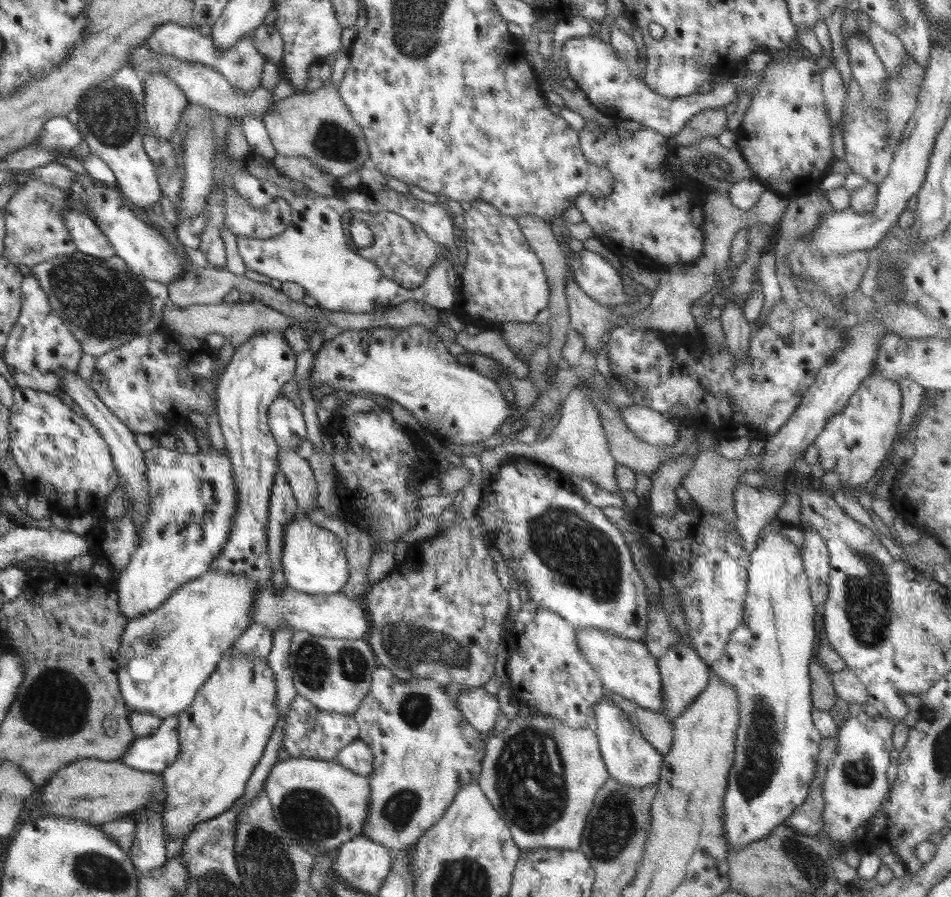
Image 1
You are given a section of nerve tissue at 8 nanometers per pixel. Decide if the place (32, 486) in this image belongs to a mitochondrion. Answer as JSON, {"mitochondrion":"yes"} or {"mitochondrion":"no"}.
{"mitochondrion":"no"}

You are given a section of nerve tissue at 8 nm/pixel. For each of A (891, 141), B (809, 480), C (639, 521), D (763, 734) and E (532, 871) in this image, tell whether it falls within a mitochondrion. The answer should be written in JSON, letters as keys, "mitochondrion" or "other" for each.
{"A":"other","B":"other","C":"other","D":"mitochondrion","E":"other"}

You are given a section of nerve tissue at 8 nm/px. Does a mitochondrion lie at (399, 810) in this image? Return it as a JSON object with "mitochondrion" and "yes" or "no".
{"mitochondrion":"yes"}

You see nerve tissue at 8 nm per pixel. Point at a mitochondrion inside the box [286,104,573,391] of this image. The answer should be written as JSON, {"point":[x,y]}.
{"point":[334,141]}

